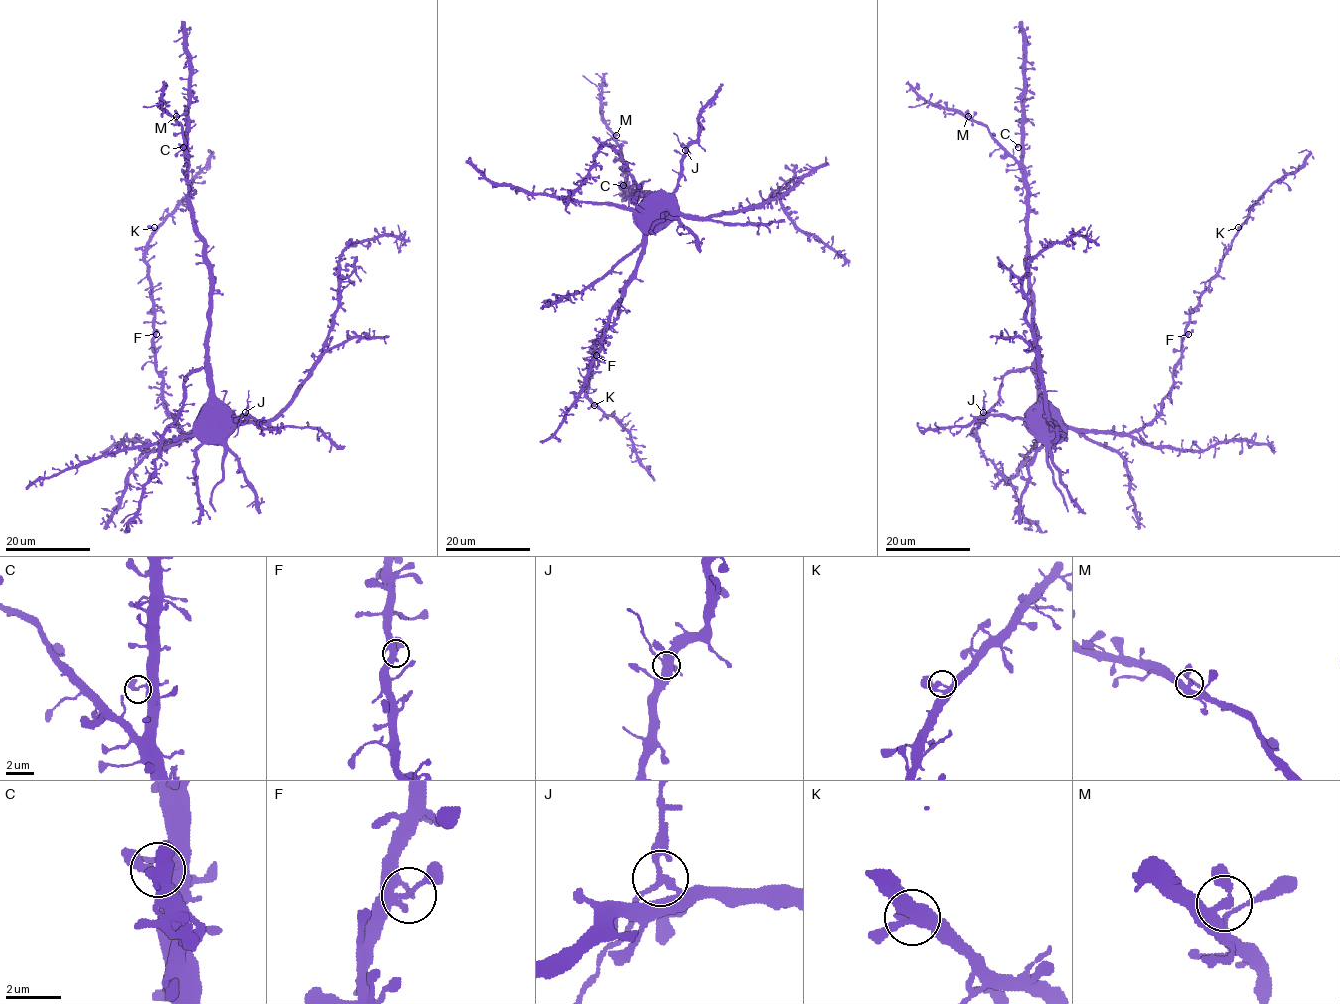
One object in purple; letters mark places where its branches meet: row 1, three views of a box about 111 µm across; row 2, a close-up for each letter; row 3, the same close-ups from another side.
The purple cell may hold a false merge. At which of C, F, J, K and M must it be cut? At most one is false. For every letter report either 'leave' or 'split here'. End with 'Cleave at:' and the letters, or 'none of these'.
C: leave
F: leave
J: split here
K: leave
M: leave
Cleave at: J

